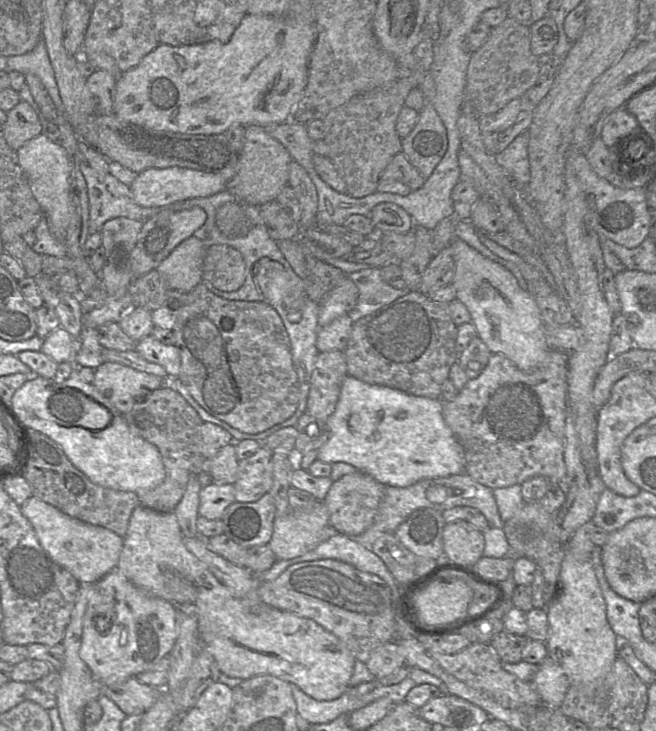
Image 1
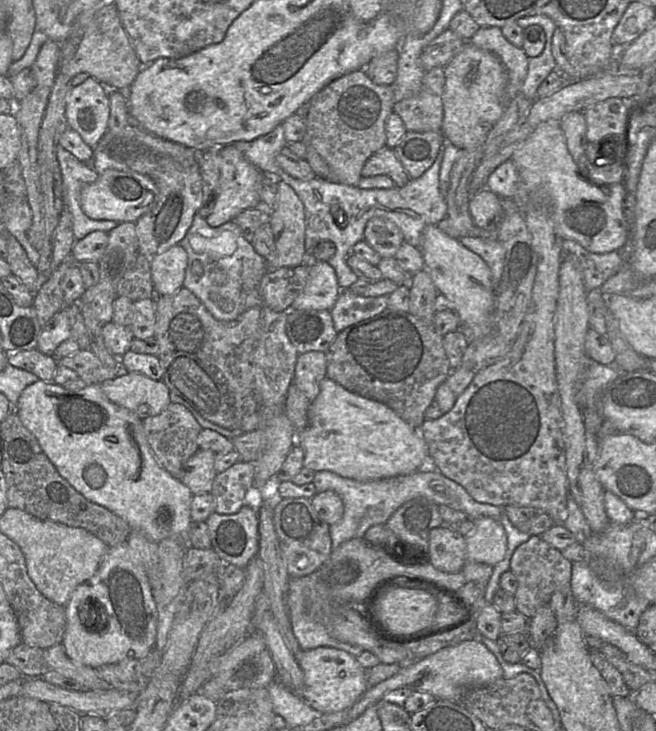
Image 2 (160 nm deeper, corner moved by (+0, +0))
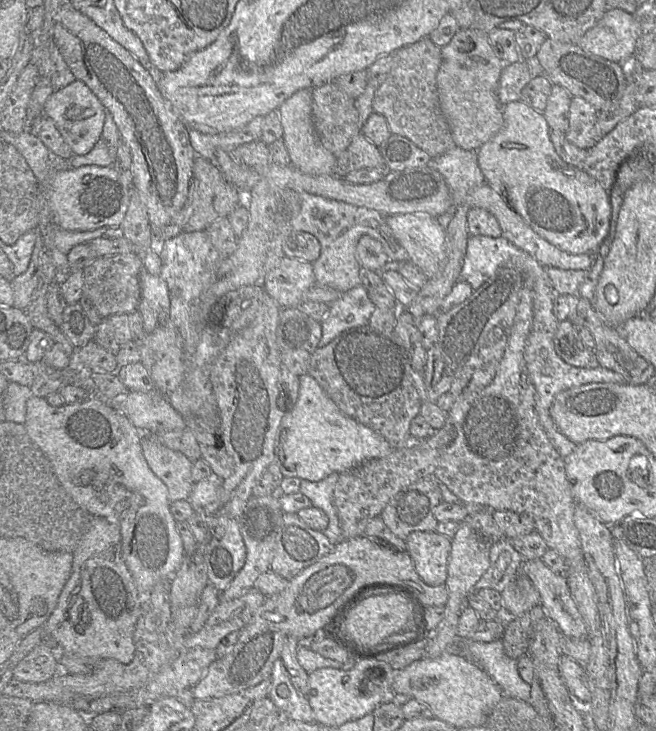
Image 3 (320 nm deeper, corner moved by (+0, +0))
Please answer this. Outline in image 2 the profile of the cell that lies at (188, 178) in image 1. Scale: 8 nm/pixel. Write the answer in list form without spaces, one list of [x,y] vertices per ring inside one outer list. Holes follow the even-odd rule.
[[[108,169],[82,189],[80,204],[83,213],[90,219],[134,223],[154,206],[157,194],[156,184],[151,177],[132,170]]]

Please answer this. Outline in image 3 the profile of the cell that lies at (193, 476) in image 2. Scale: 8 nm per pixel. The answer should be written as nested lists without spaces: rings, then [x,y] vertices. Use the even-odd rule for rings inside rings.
[[[145,434],[141,440],[143,456],[151,471],[166,485],[169,500],[187,500],[194,486],[191,478],[193,462],[179,452],[162,445],[153,435]]]

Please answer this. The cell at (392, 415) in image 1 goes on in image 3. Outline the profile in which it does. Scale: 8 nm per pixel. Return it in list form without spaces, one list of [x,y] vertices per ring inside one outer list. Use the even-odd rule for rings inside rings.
[[[312,376],[299,377],[297,402],[284,414],[279,428],[275,462],[284,478],[319,481],[365,460],[387,456],[393,450],[381,435],[343,414]]]

